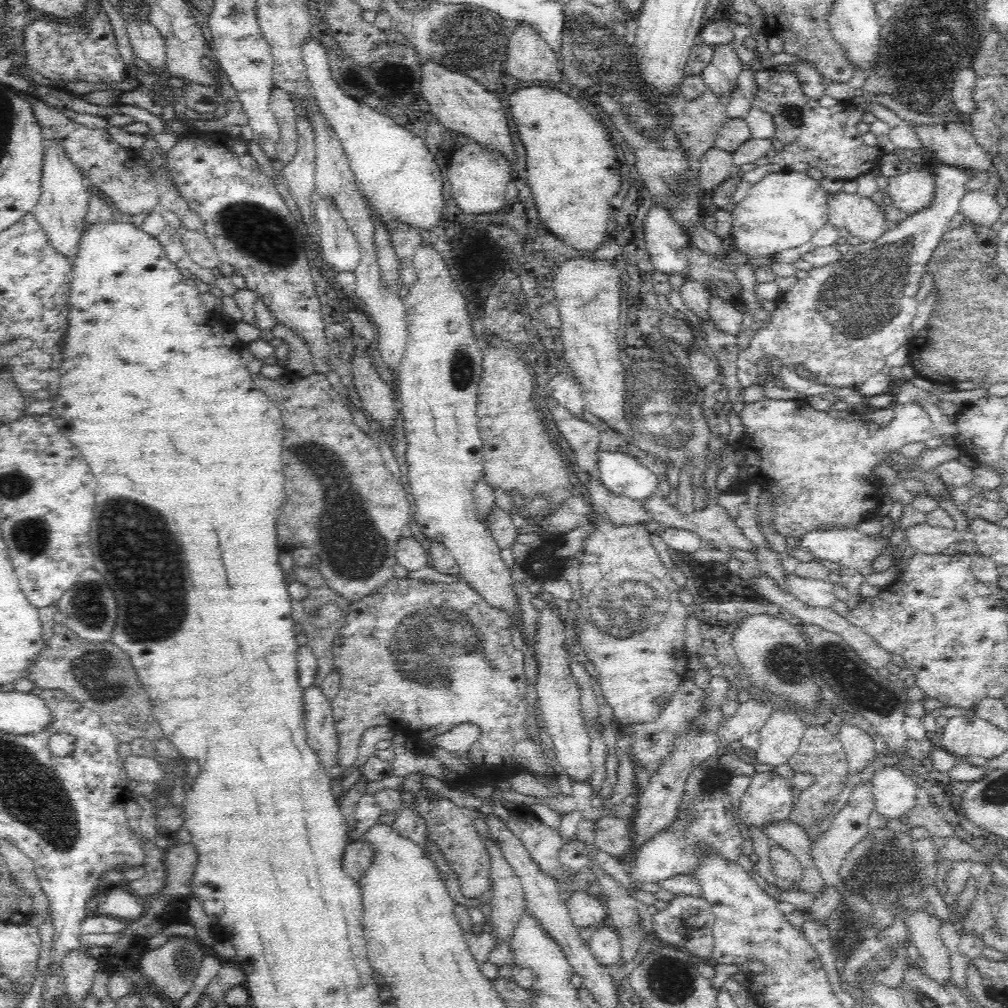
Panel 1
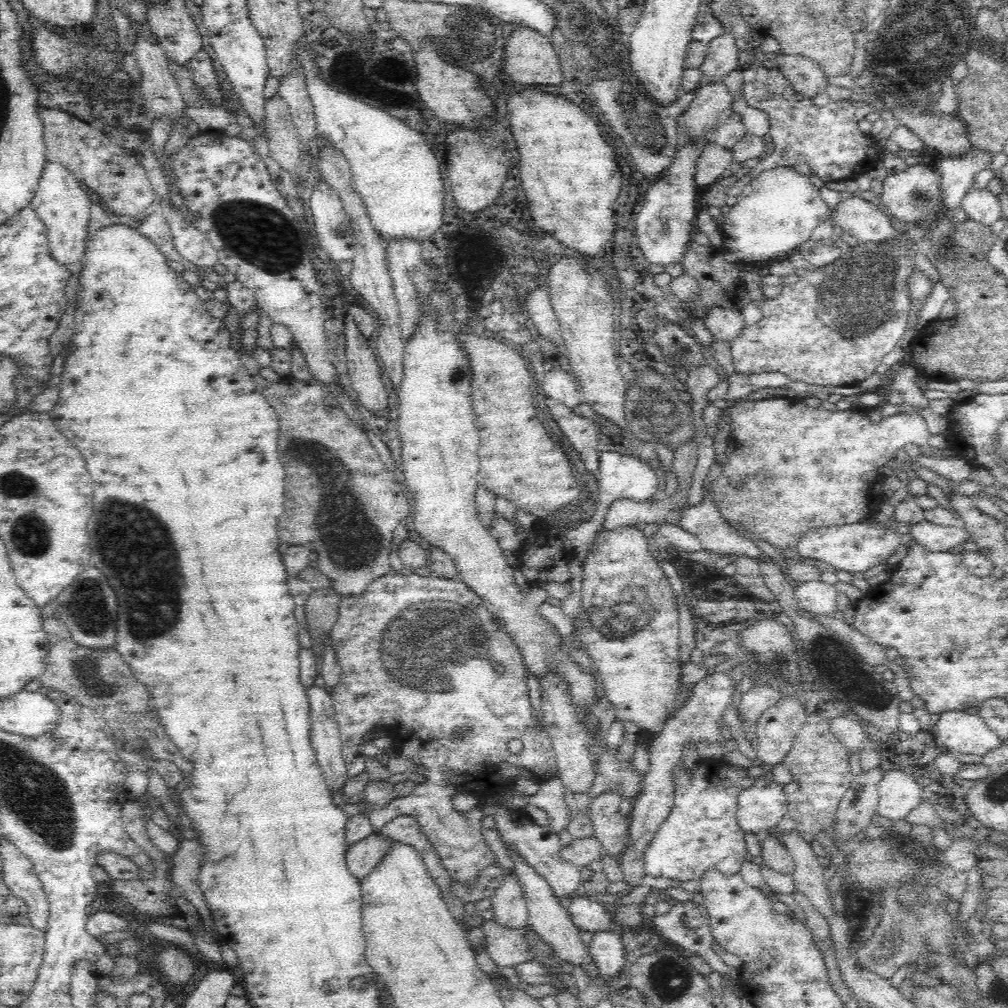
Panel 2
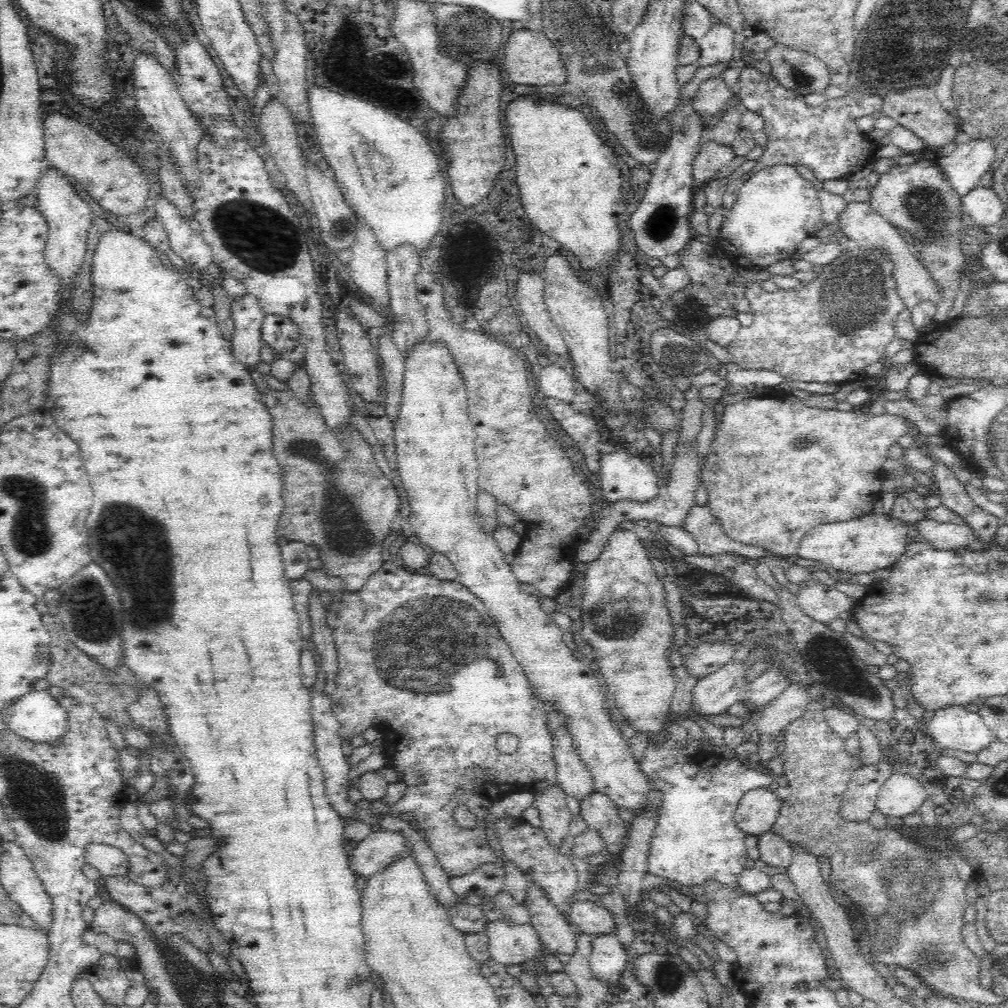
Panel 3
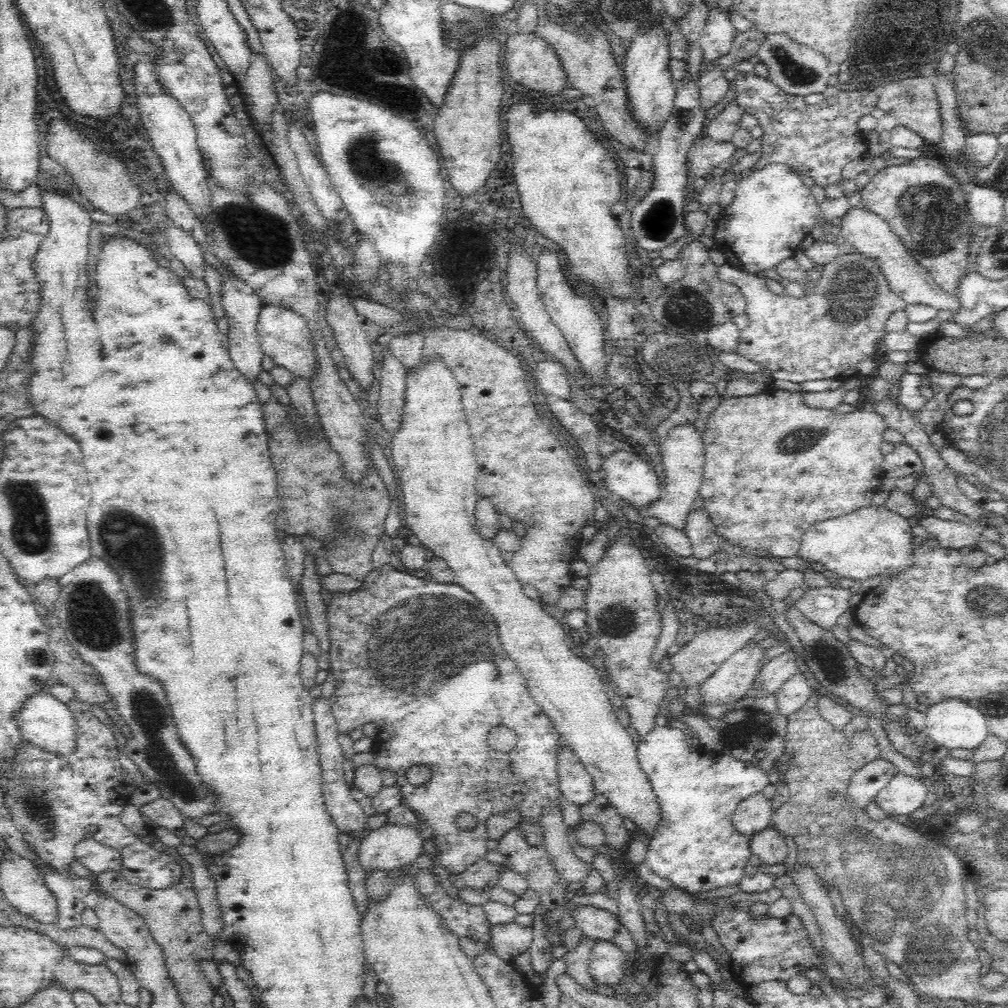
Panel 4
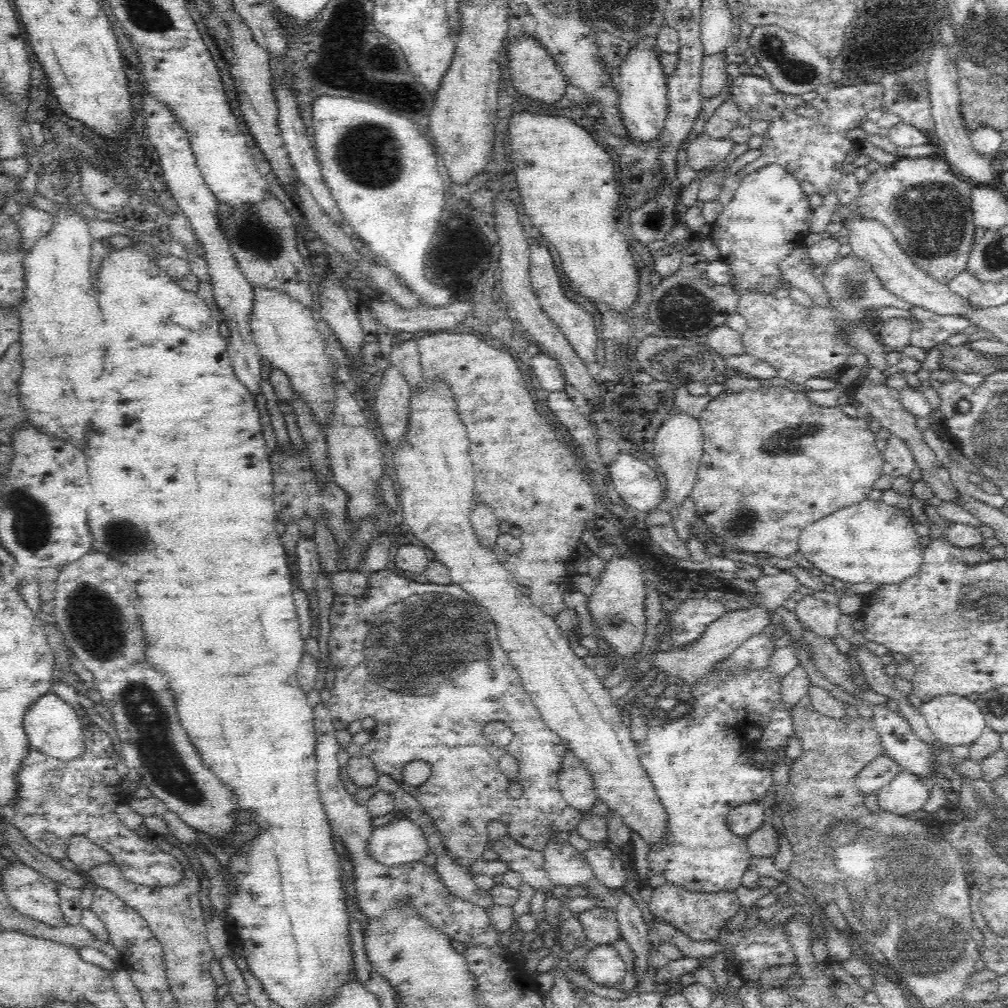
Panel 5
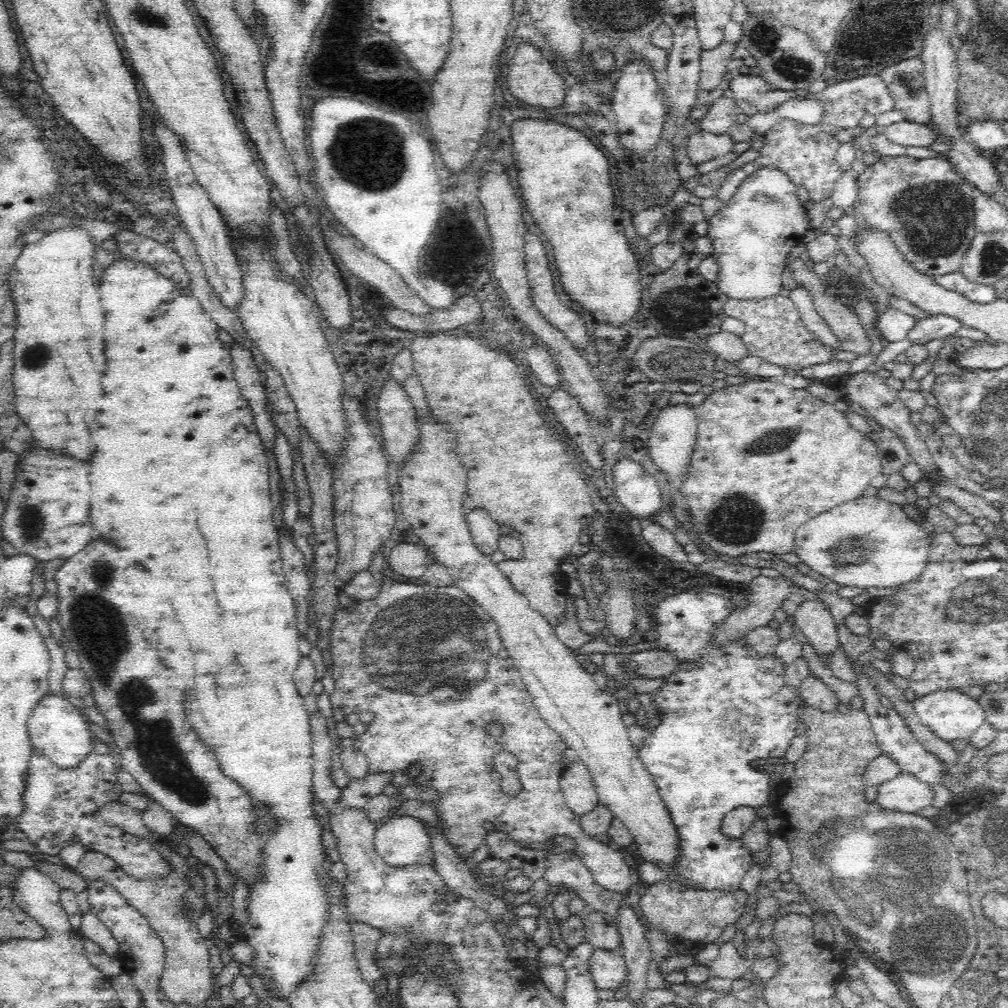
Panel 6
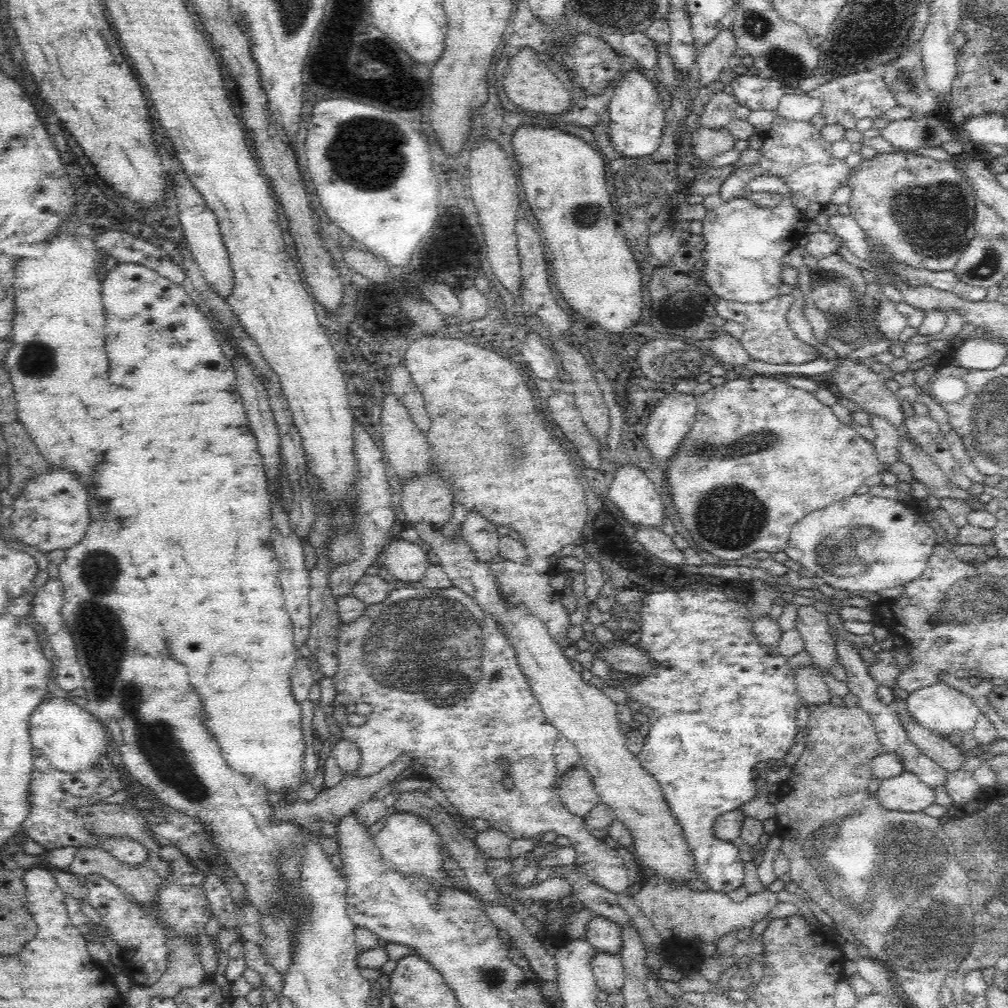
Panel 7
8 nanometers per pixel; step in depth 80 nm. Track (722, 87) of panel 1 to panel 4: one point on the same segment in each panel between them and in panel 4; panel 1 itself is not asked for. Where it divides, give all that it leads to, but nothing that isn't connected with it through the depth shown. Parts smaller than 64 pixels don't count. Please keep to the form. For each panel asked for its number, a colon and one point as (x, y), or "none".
2: (722, 57)
3: (717, 47)
4: (716, 40)

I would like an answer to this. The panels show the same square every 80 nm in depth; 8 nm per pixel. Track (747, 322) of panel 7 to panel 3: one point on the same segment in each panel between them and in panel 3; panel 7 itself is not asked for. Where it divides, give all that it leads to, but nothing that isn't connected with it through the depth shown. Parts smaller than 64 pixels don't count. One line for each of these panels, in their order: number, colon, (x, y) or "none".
3: (841, 321)
4: (823, 335)
5: (800, 343)
6: (774, 331)

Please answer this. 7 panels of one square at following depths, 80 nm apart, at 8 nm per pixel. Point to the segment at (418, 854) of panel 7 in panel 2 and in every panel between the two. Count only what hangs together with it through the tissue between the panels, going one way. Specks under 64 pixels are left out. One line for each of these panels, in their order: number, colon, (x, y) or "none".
2: (362, 856)
3: (373, 853)
4: (389, 847)
5: (396, 843)
6: (403, 841)

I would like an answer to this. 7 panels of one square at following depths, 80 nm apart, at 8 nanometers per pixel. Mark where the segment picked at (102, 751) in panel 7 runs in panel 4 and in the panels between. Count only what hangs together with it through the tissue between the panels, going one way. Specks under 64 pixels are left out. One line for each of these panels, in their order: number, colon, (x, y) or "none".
4: (47, 723)
5: (52, 726)
6: (55, 726)

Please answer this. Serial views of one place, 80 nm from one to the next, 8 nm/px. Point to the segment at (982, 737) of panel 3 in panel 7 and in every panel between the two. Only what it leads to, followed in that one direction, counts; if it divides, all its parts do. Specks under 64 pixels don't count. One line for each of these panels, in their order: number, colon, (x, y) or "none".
4: (952, 724)
5: (953, 721)
6: (951, 715)
7: (944, 710)

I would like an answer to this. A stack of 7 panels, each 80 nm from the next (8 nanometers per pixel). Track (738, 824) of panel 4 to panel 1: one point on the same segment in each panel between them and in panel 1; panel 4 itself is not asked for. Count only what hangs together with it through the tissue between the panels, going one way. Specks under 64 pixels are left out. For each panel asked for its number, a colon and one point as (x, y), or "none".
1: (769, 798)
2: (760, 807)
3: (757, 811)

